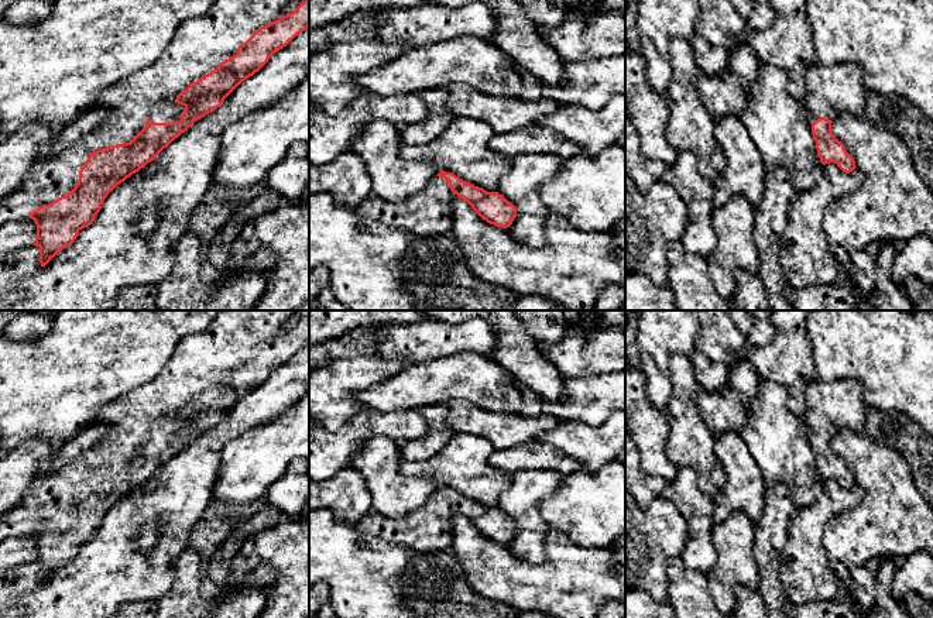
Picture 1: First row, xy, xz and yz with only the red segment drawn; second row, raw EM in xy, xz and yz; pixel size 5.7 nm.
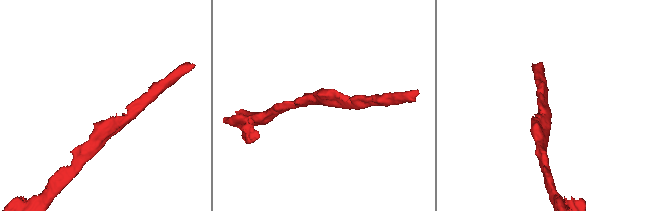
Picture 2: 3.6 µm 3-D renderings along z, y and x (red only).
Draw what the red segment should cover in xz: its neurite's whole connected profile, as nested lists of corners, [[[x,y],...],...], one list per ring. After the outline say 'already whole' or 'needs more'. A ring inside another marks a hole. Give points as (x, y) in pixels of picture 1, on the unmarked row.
[[[445,487],[432,494],[422,508],[397,518],[371,511],[356,521],[356,528],[414,552],[449,550],[452,523],[457,515],[467,518],[483,536],[497,543],[510,543],[517,532],[517,523],[498,508],[487,508]]] | needs more

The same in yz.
[[[814,377],[806,388],[806,401],[806,423],[812,433],[812,450],[820,478],[834,478],[843,488],[853,488],[857,484],[855,477],[833,452],[831,439],[844,429],[864,432],[862,384],[857,380],[821,382]]] | needs more

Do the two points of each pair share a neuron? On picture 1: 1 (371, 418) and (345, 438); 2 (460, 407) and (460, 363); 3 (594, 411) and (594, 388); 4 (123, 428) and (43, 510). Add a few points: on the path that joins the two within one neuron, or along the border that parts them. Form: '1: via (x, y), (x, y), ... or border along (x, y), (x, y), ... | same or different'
1: via (364, 425), (352, 438) | same
2: border along (443, 402), (465, 400), (491, 412) | different
3: via (596, 405), (600, 398), (596, 394) | same
4: via (112, 450), (65, 497) | same

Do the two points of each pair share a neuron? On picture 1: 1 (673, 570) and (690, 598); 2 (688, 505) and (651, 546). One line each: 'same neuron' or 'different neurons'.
1: same neuron
2: different neurons

